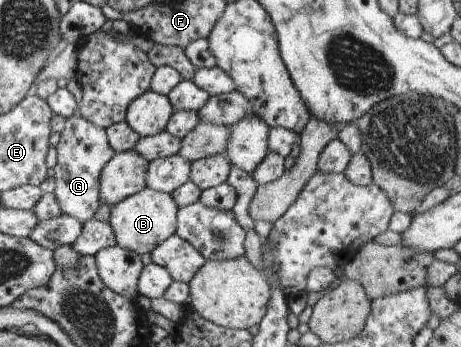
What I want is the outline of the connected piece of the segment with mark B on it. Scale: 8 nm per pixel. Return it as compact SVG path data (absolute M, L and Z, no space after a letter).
M146 186L136 194L112 205L108 224L112 227L118 246L142 255L145 252L152 252L157 245L177 232L178 209L179 206L171 194L155 191Z

